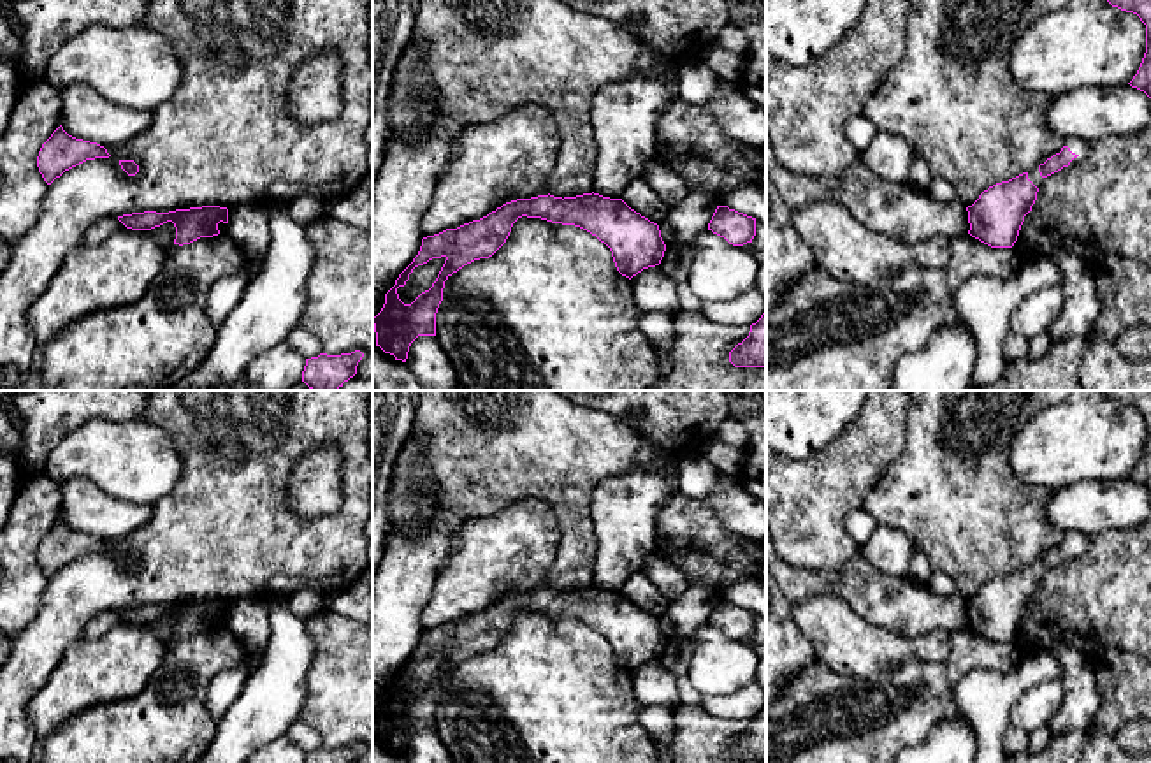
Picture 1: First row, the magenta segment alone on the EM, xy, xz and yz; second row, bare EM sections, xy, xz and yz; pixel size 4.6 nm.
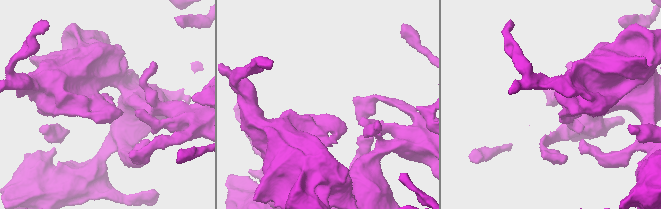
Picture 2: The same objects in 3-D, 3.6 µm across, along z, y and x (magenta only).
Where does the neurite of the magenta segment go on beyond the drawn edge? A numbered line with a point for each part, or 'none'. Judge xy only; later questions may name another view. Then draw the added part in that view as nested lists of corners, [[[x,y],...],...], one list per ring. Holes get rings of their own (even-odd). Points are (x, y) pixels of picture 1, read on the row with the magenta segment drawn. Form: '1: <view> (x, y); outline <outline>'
none

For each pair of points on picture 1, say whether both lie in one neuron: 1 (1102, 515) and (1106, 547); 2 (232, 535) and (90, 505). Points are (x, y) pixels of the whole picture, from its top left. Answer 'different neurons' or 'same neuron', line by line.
1: different neurons
2: different neurons

